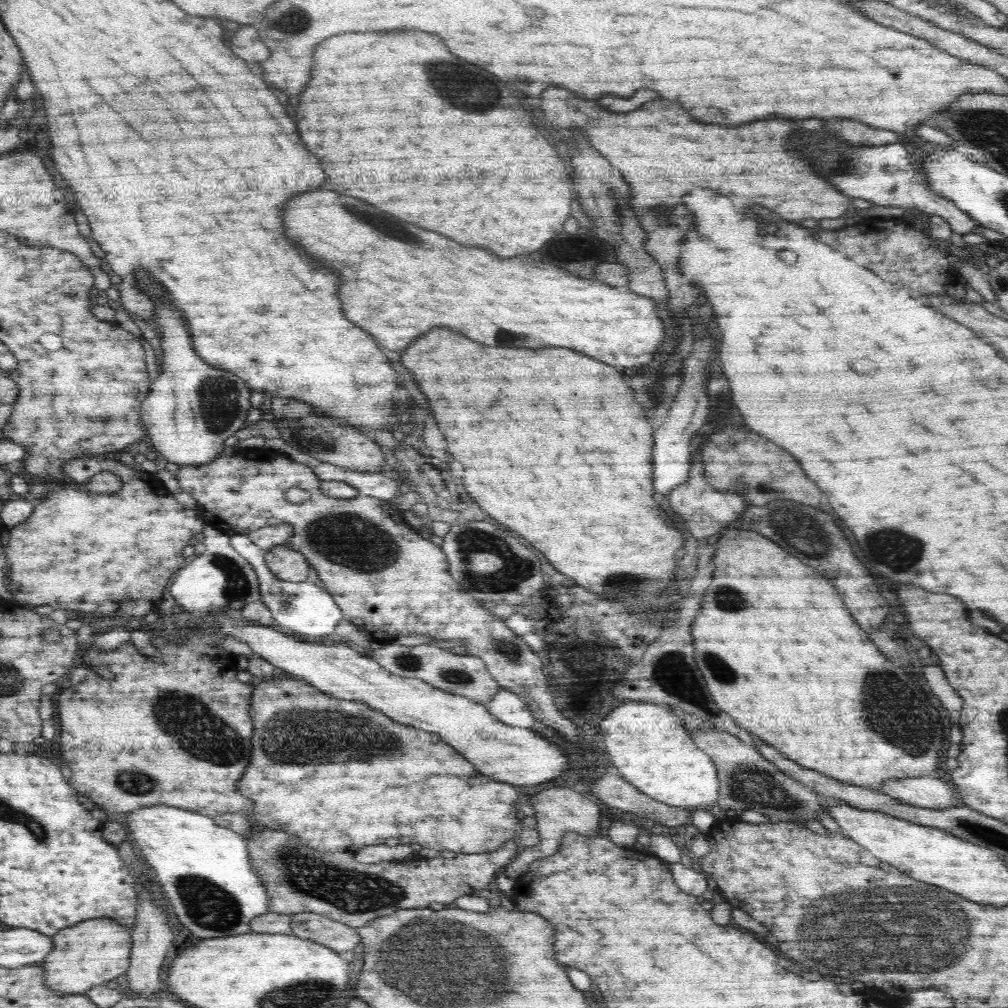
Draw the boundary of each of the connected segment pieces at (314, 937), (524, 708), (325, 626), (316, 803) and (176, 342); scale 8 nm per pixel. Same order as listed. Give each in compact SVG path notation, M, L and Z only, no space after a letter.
M318 913L292 914L292 935L320 943L339 953L354 950L362 942L355 927Z
M500 688L484 704L488 712L505 725L530 728L536 724L536 717L530 705L526 704L516 693L504 688Z
M231 534L231 546L253 566L259 582L261 601L272 611L276 630L284 630L284 634L296 634L312 640L332 634L336 625L343 620L340 607L326 589L312 586L308 581L286 582L276 578L266 564L265 551L253 544L247 535Z
M278 680L278 682L262 682L253 687L250 699L249 715L254 722L254 750L252 750L252 762L240 780L240 792L254 802L256 806L256 818L272 828L272 830L284 830L294 834L306 846L319 850L320 852L350 851L354 853L363 846L370 844L384 844L386 838L400 838L400 836L410 836L414 838L420 846L433 848L434 850L452 850L452 852L463 852L464 854L476 854L484 852L494 852L506 842L513 841L520 834L522 823L518 820L517 812L519 803L522 803L522 794L516 790L514 785L497 782L492 778L486 778L466 758L463 758L452 746L441 740L441 736L416 730L412 726L400 726L398 722L392 722L386 718L386 714L381 713L362 702L352 700L338 700L334 696L316 689L308 681L298 680Z
M160 306L154 312L158 314L154 314L153 320L156 322L153 322L152 326L153 330L162 336L160 342L164 352L164 372L150 384L148 397L141 403L143 423L161 460L178 465L208 464L222 452L224 441L244 428L246 416L252 408L250 390L234 374L214 370L194 354L192 342L188 338L188 328L184 326L182 316L178 312L170 310L168 306Z

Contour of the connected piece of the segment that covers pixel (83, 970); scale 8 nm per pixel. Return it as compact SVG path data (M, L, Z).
M93 918L76 926L60 929L54 936L54 948L39 964L44 969L44 981L60 993L85 993L92 987L107 983L125 974L130 966L132 933L116 919Z

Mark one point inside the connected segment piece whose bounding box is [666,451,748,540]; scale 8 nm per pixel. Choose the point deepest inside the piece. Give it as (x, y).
(705, 511)

